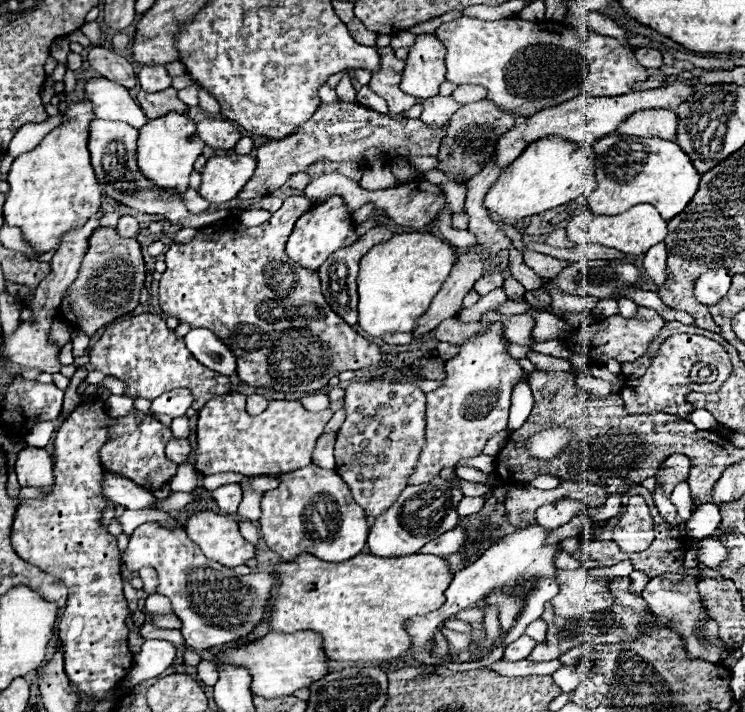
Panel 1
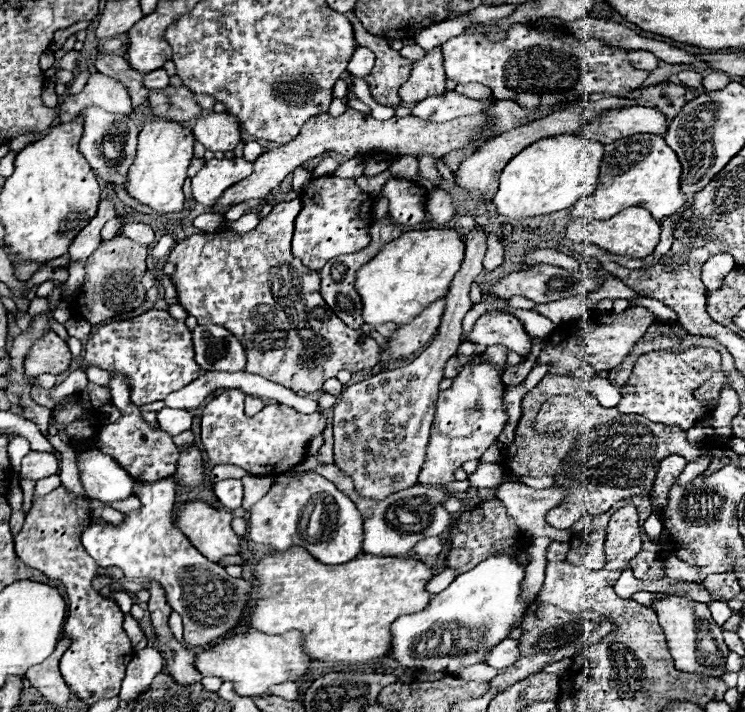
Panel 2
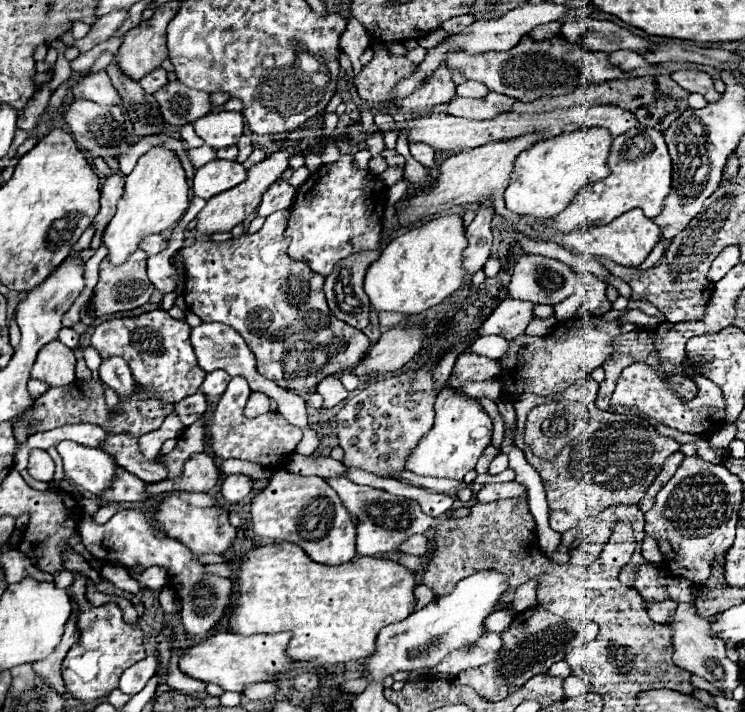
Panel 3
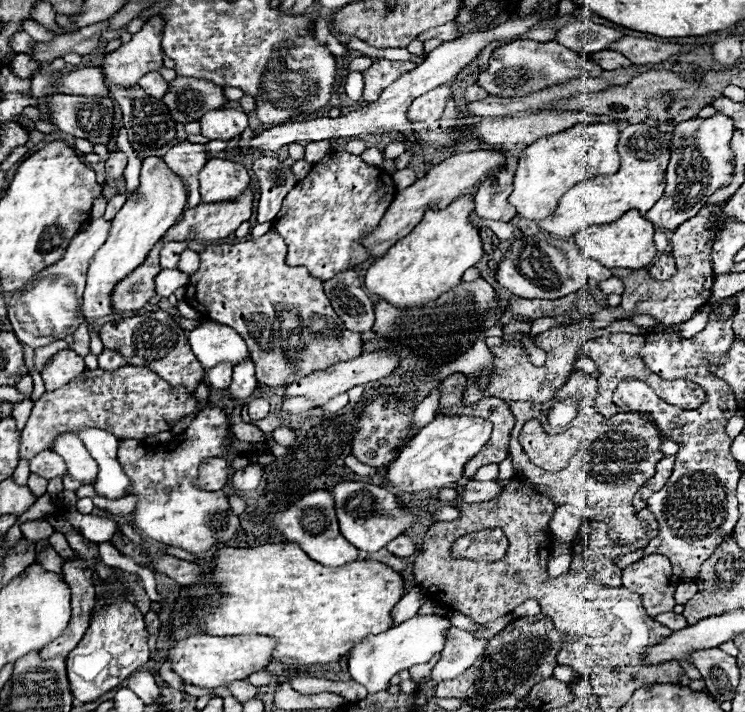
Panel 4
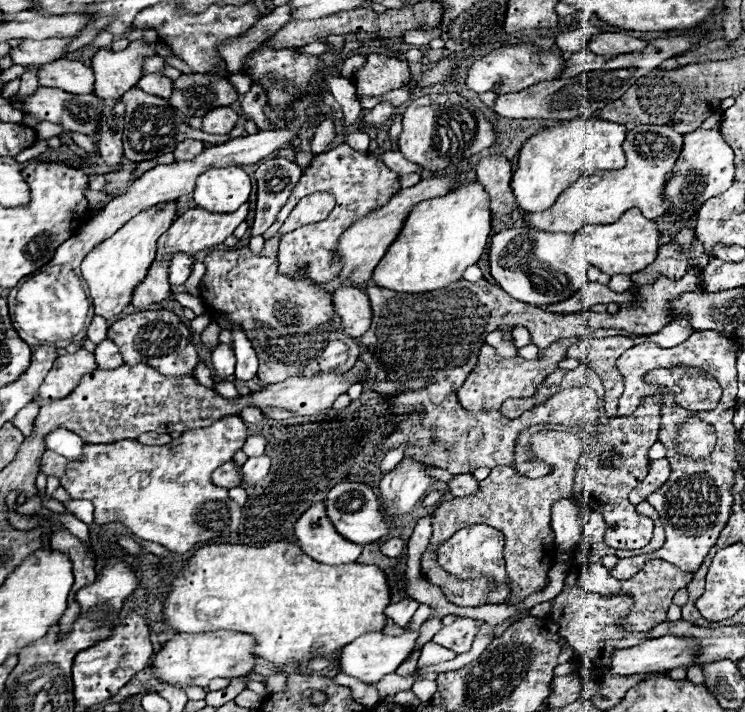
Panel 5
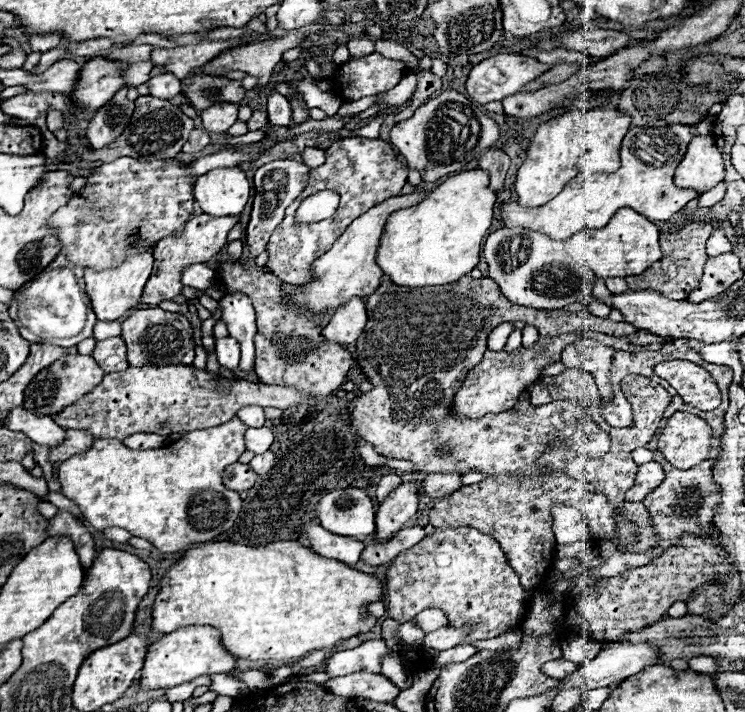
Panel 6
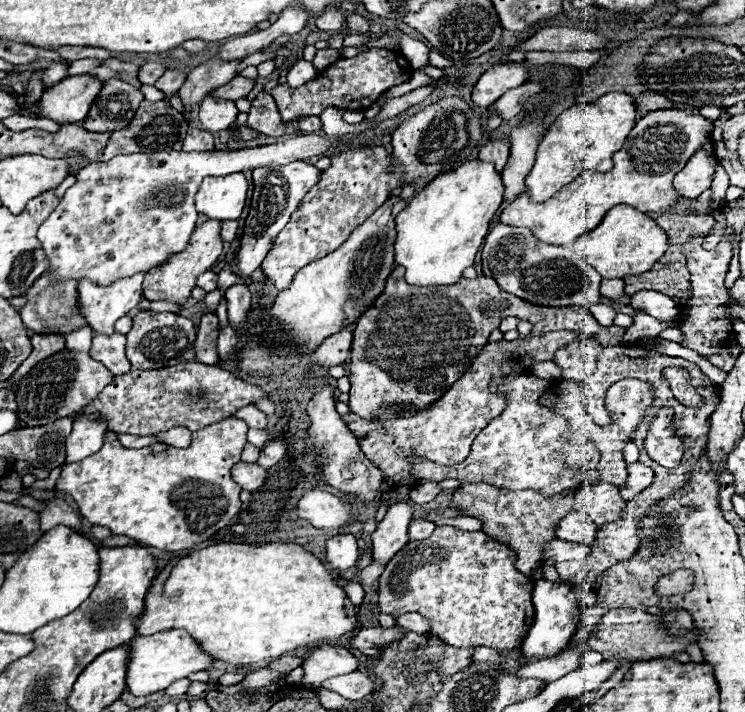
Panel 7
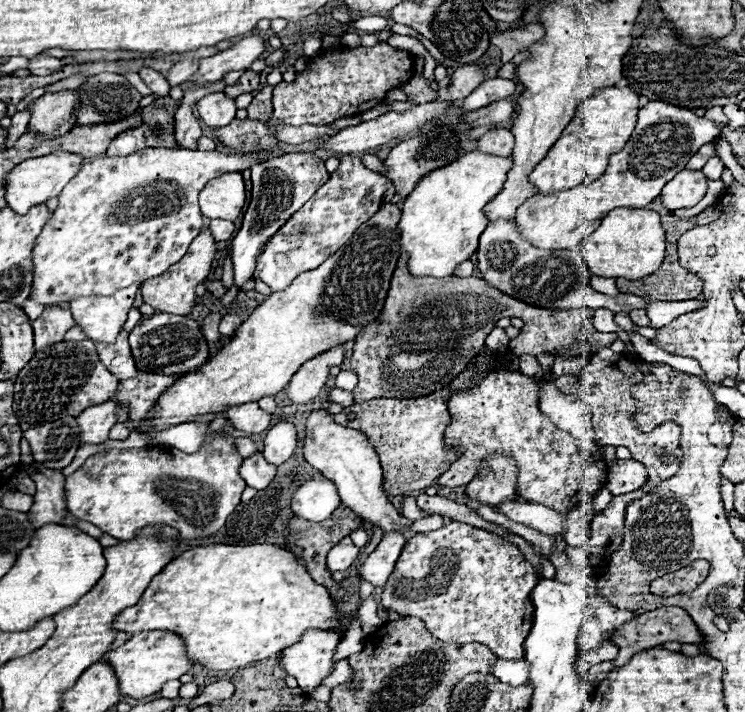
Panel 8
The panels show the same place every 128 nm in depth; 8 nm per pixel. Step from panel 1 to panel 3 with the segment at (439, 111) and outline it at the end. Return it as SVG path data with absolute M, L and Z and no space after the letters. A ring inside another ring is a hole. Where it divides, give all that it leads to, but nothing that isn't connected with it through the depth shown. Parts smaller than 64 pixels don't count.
M488 94L484 98L460 98L456 96L450 104L446 104L446 114L474 120L490 120L498 114L510 112L516 104L514 98L504 94Z

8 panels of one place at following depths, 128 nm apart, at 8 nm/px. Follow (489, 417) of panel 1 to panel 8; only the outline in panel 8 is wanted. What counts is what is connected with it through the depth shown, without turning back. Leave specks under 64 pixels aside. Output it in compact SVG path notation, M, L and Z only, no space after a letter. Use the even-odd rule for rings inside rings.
M384 534L376 550L366 558L366 562L360 568L360 576L370 582L374 588L384 588L386 580L394 572L396 560L400 556L402 546L406 544L408 536L402 534Z

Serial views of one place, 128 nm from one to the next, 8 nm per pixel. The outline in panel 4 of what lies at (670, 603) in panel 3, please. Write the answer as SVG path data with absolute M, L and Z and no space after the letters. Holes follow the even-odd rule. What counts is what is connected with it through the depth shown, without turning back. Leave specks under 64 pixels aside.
M666 612L666 614L660 614L656 616L656 622L660 622L662 626L670 628L670 630L678 630L678 628L686 628L686 620L682 614L674 614L674 612Z

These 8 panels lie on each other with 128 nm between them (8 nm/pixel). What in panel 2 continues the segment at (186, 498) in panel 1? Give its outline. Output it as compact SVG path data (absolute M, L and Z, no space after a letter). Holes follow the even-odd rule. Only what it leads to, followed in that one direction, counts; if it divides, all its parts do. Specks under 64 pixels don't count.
M132 496L125 500L113 502L110 506L119 512L128 513L138 511L141 508L141 502L137 497Z

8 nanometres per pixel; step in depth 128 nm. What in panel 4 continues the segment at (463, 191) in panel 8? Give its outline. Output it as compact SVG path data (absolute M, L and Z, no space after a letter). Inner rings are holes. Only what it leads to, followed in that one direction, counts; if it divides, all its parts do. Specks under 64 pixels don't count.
M472 194L458 196L458 200L452 200L444 210L438 210L436 204L430 204L422 222L368 268L368 276L364 276L366 288L396 308L412 308L436 300L440 294L460 284L462 274L480 262L484 254L480 230L470 220L472 212Z

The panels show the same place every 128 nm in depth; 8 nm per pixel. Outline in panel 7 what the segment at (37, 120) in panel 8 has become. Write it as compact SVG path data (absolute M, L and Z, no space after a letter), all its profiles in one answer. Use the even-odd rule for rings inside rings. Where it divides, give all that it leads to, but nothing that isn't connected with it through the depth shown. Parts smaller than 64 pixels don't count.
M88 74L66 78L42 94L38 102L38 116L72 124L84 120L100 88L102 82Z

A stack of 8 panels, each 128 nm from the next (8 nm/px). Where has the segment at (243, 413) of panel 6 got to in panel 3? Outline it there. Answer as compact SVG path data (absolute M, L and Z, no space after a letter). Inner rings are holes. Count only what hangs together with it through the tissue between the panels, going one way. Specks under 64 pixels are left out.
M252 392L248 398L248 404L244 408L244 416L246 418L254 418L254 416L262 416L270 410L270 398L258 392Z

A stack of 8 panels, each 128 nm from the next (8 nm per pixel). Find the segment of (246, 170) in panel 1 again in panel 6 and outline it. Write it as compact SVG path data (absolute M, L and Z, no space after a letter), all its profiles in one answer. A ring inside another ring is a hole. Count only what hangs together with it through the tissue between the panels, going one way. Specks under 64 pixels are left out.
M216 168L194 184L194 198L204 214L236 216L248 202L250 182L240 168Z

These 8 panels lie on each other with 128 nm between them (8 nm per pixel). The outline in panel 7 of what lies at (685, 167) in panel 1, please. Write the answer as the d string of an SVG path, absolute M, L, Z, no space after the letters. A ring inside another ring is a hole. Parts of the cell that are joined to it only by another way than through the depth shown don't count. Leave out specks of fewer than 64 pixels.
M676 108L648 112L636 122L622 150L614 154L614 168L610 172L584 172L576 182L568 184L546 202L532 202L528 194L522 194L502 210L500 220L504 224L532 230L540 242L564 246L572 244L584 232L594 230L602 222L604 214L616 204L628 204L640 212L664 212L678 202L678 194L672 190L672 176L676 176L690 156L710 140L712 130L714 122L700 114Z

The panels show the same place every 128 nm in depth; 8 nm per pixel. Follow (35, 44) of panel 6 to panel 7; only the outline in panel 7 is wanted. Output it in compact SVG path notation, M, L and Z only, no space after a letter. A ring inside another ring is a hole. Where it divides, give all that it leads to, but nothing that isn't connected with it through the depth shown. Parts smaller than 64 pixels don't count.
M60 46L58 54L70 62L74 60L82 60L82 58L98 58L98 60L106 60L110 56L108 50L104 48L80 48L80 46Z

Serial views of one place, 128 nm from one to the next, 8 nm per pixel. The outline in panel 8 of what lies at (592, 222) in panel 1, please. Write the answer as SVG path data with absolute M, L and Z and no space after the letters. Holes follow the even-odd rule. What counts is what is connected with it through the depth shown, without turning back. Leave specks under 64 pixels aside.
M616 208L606 214L600 226L578 244L578 252L586 258L592 274L602 278L638 280L654 274L664 260L664 228L660 214L646 208Z

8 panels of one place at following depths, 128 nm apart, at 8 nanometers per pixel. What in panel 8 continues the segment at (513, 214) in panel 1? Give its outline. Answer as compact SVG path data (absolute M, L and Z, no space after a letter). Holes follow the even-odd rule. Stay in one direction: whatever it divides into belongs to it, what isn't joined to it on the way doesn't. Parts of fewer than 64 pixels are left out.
M628 86L602 88L594 92L594 96L588 96L576 108L576 114L572 116L570 124L564 128L562 136L550 148L542 164L538 164L536 170L530 174L530 184L534 184L542 194L550 194L600 178L608 166L608 158L614 152L620 152L632 136L632 130L636 128L638 110L638 94Z

